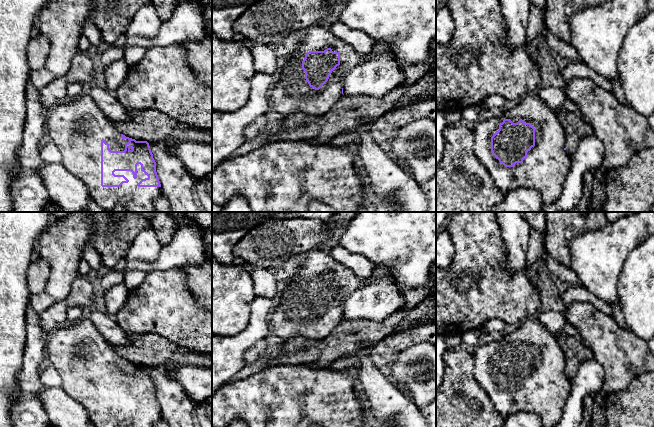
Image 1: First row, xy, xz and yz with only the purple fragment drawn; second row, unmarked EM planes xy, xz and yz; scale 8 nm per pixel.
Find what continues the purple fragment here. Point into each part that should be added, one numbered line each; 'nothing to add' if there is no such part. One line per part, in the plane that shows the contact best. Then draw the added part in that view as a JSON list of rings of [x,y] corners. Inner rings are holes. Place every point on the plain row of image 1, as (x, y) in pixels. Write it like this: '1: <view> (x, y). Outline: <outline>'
1: xy (76, 352). Outline: [[[87,316],[71,326],[57,329],[50,335],[46,348],[46,357],[62,378],[62,389],[65,393],[80,403],[89,414],[91,422],[97,427],[154,427],[162,418],[161,411],[138,411],[137,408],[148,400],[137,389],[137,402],[131,395],[115,395],[115,399],[124,399],[129,406],[120,411],[101,410],[101,364],[109,368],[111,375],[124,375],[128,363],[122,363],[121,358],[113,350],[112,345],[100,334],[93,322]]]

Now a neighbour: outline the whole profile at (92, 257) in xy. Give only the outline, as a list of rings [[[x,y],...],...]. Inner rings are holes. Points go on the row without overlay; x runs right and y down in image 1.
[[[91,240],[85,246],[85,249],[83,251],[83,258],[87,261],[93,270],[98,271],[103,266],[100,255],[91,246]]]

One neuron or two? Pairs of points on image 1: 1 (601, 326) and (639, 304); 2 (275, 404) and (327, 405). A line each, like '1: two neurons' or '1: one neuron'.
1: two neurons
2: one neuron

